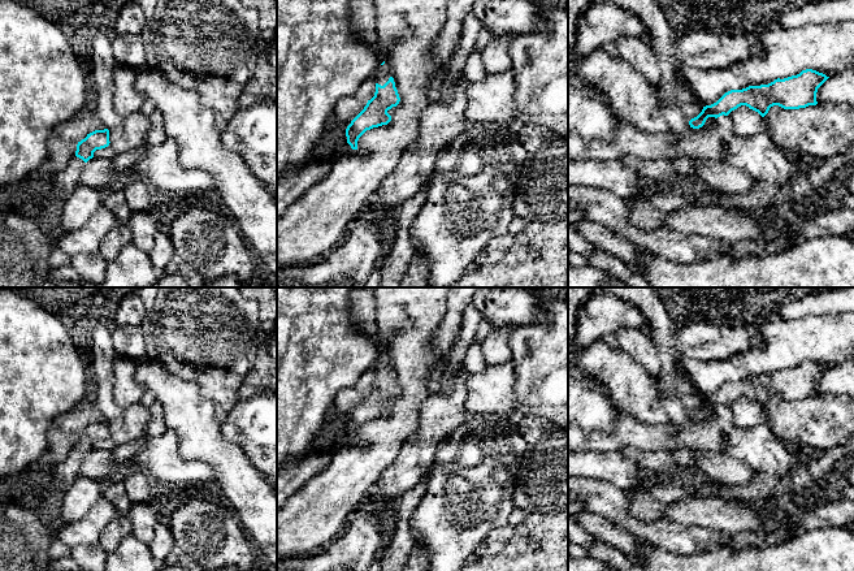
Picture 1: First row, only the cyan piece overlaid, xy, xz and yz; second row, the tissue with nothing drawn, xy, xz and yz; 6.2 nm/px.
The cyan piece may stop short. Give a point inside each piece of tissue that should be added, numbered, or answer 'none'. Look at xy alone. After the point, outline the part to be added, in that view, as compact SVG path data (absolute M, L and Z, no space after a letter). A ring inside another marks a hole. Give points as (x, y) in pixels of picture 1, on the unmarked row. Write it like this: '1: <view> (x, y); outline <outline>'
1: xy (64, 474); outline M74 446L62 463L53 466L53 483L62 490L66 489L79 475L83 458L84 453Z

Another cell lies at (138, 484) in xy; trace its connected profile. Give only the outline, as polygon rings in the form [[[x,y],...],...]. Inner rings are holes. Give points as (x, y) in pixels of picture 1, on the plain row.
[[[133,468],[123,480],[125,492],[131,503],[151,503],[152,479],[146,471]]]

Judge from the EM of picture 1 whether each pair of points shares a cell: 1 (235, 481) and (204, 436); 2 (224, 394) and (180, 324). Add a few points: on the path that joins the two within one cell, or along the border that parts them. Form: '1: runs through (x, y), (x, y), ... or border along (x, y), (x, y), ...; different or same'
1: runs through (233, 470), (213, 448); same
2: runs through (219, 377), (219, 363), (196, 341); same

